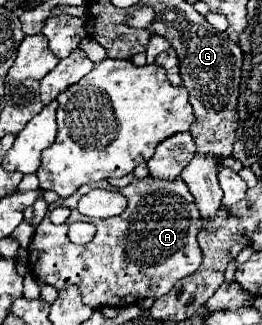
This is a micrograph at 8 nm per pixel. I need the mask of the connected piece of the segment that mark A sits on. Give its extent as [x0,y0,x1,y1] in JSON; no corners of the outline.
[27,177,201,309]

